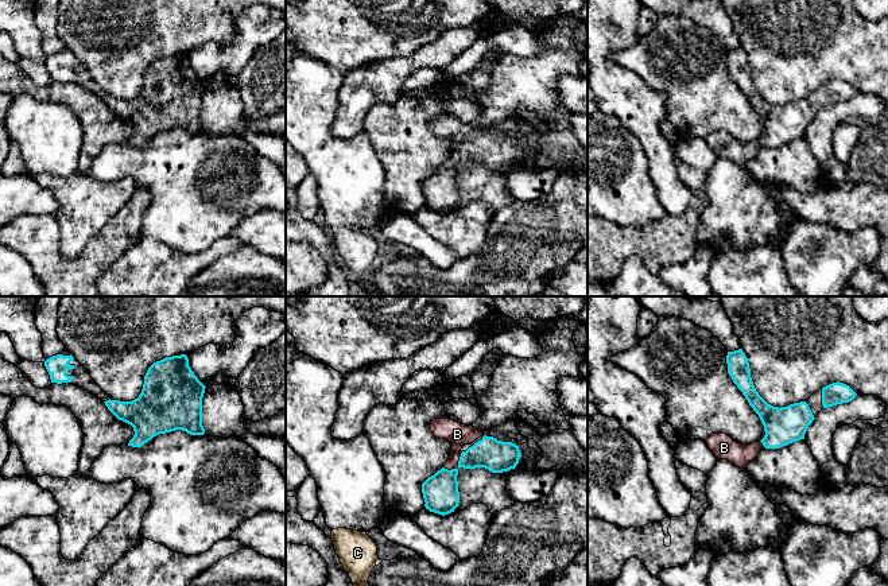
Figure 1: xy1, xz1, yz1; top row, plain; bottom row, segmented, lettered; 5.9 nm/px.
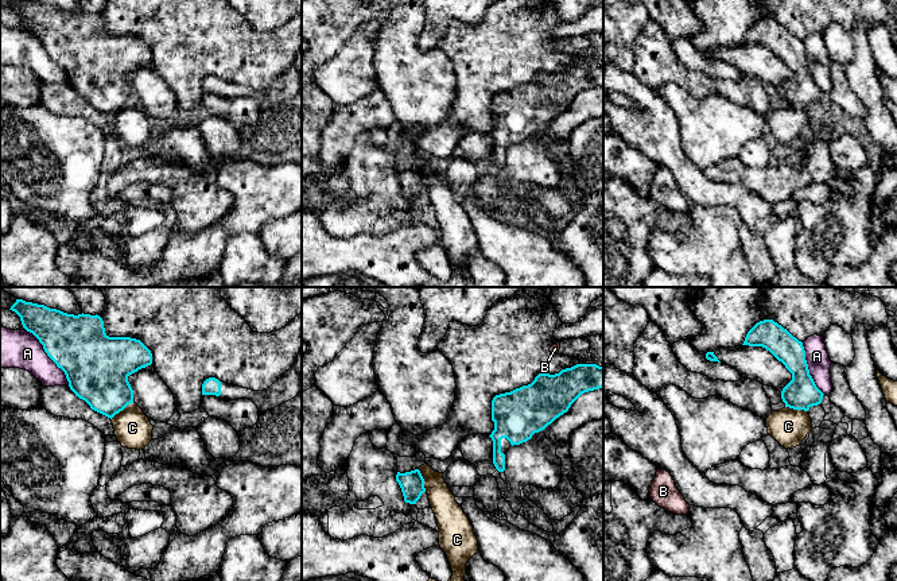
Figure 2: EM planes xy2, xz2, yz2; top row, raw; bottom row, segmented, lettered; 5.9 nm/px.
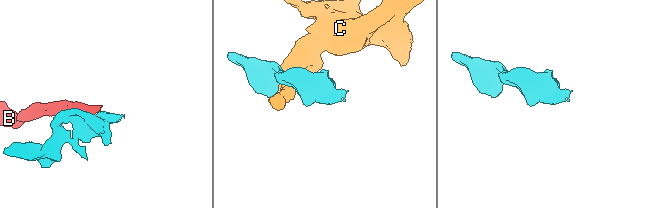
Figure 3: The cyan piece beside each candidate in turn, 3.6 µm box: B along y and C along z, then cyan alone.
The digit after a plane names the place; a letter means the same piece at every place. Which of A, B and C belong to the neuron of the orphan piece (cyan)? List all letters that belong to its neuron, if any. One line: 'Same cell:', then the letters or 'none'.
Same cell: B

